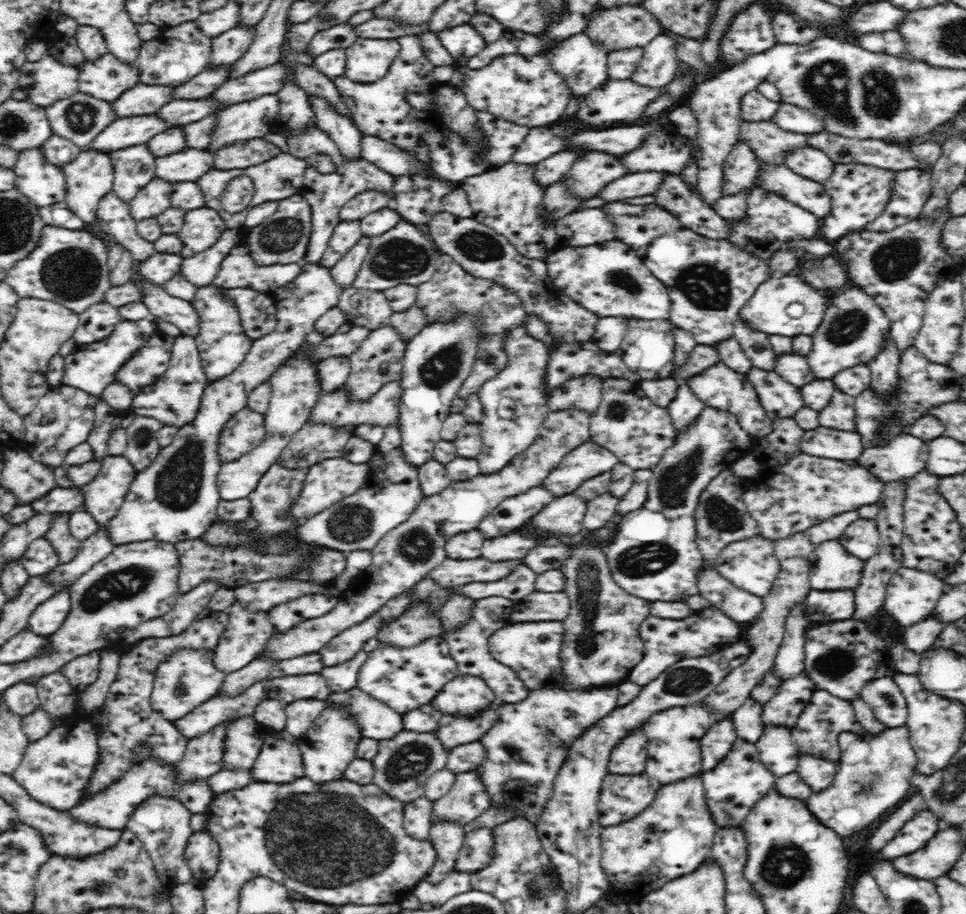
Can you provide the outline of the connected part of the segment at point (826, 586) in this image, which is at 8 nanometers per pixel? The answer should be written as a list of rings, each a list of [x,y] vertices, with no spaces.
[[[827,540],[811,552],[809,581],[813,590],[854,590],[859,586],[863,561],[838,542]]]

